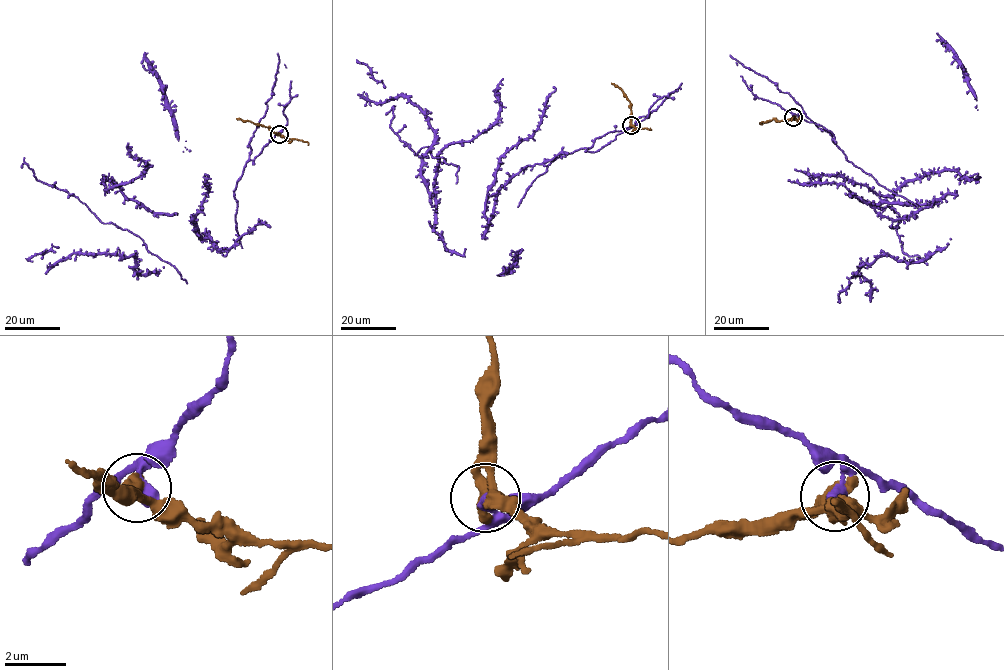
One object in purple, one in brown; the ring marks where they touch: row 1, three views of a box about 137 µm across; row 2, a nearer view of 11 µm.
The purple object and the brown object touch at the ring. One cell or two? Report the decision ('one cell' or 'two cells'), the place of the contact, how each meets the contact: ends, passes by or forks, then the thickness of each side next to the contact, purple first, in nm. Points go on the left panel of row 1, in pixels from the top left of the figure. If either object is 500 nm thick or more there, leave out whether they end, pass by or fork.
two cells; at (279, 134); 480 nm thick on the purple side, 500 nm on the other

